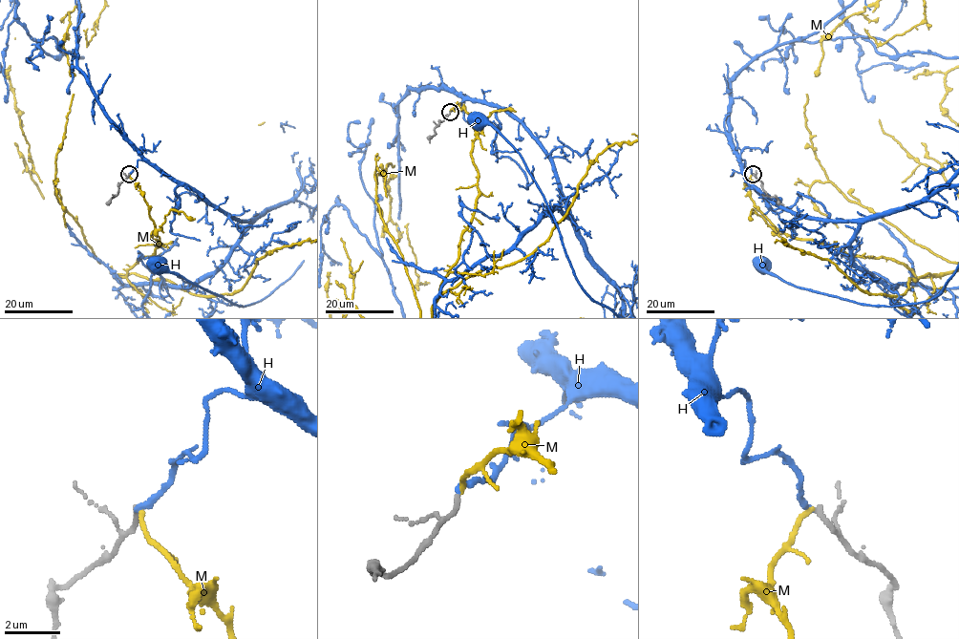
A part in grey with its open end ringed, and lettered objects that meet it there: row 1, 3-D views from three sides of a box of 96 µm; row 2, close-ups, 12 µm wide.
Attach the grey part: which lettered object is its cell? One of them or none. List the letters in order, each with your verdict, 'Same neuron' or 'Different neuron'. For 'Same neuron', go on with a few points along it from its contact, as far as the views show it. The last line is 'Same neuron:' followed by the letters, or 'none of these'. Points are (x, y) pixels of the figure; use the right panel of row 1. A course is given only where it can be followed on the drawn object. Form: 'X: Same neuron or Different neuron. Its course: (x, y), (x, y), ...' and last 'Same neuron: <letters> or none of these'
H: Same neuron
M: Different neuron
Same neuron: H

